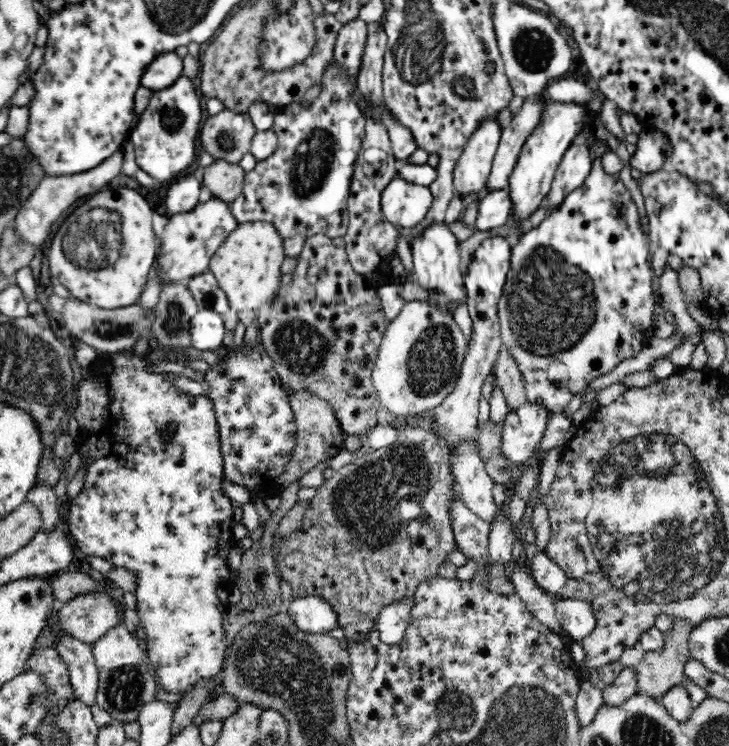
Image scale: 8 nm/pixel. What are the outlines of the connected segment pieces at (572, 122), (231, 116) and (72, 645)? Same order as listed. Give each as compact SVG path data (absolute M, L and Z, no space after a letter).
M553 102L546 106L538 126L526 140L518 160L509 176L508 192L511 200L511 219L514 222L526 220L539 208L548 194L556 170L564 153L572 146L574 138L590 124L592 112L588 105L577 102Z
M228 108L208 117L199 133L198 148L201 155L209 152L214 160L239 163L250 153L257 128L246 112L237 113Z
M55 603L54 612L46 619L46 629L54 635L54 648L69 670L74 698L86 706L94 706L98 692L98 667L95 665L93 644L82 642L58 629L58 606Z

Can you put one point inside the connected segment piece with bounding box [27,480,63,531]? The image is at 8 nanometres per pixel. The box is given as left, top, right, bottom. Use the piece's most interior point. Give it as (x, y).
(42, 496)

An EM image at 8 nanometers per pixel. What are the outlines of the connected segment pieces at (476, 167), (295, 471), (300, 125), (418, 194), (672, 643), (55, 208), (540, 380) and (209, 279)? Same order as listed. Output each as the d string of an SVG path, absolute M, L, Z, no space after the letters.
M501 115L488 117L487 121L482 121L477 126L478 130L472 134L456 162L453 174L455 194L466 202L486 187L492 160L498 151L503 132L499 121Z
M302 389L290 390L289 403L295 416L297 429L293 457L290 457L282 476L278 478L278 482L284 489L288 488L293 482L300 480L306 472L310 472L310 468L318 466L320 462L324 462L324 460L328 460L328 458L332 458L341 450L344 450L346 442L346 434L342 431L340 421L336 418L334 409L328 401Z
M333 58L323 75L321 93L316 100L307 107L288 103L277 109L272 128L277 135L277 150L268 158L259 160L251 171L245 172L243 189L230 204L230 211L239 224L256 221L272 223L282 237L286 257L300 256L310 236L324 234L333 239L346 234L349 225L349 190L362 140L366 135L366 119L353 99L356 82L357 79L348 77Z
M396 174L384 188L380 204L384 217L407 231L424 220L432 200L429 187L406 182L403 176Z
M673 618L673 628L664 632L664 646L658 650L647 651L635 666L636 694L647 694L660 700L672 686L681 684L685 664L691 658L688 641L690 632L694 629L688 621Z
M121 148L116 150L104 162L86 172L68 174L68 176L44 177L26 199L23 207L18 211L16 218L13 220L13 226L16 229L16 233L18 233L18 237L35 247L42 244L48 236L50 226L62 216L62 212L67 208L74 208L82 201L85 195L92 195L109 186L110 181L122 172L122 160L124 160L124 153Z
M594 134L592 135L589 142L590 142L589 146L590 155L592 155L592 168L590 174L586 177L586 180L578 188L576 188L576 190L573 190L567 197L564 197L564 200L562 201L562 204L559 206L559 208L556 208L556 210L552 211L540 224L538 224L538 226L535 229L532 229L529 232L526 232L522 236L520 236L517 245L511 250L511 258L509 260L510 270L508 271L506 284L504 285L503 293L502 296L500 297L497 308L498 309L497 315L499 316L503 348L505 348L512 355L512 358L516 361L520 374L523 376L527 400L533 402L534 404L539 404L540 406L544 406L544 408L547 408L547 411L549 412L550 416L554 414L560 414L560 412L563 412L568 402L570 402L570 400L574 398L574 394L580 394L596 377L602 376L603 374L608 374L608 372L614 370L614 368L616 368L618 364L624 362L624 360L626 360L627 358L636 356L638 352L640 352L644 347L647 346L649 340L655 335L653 327L655 304L660 303L660 299L655 300L653 291L654 270L651 264L652 259L650 259L652 258L652 249L650 249L650 240L648 234L645 234L645 232L643 232L643 230L641 229L641 224L639 221L639 212L636 203L634 202L634 199L632 198L630 192L628 192L628 189L624 186L624 184L622 184L622 181L620 181L620 177L618 177L619 174L614 174L614 176L612 176L611 174L606 174L603 171L601 165L603 154L610 152L610 147L607 145L607 143L600 141L598 138L596 138L596 136L594 136Z
M211 270L188 280L188 289L198 305L198 311L210 310L219 315L229 310L225 292L219 287L216 276Z

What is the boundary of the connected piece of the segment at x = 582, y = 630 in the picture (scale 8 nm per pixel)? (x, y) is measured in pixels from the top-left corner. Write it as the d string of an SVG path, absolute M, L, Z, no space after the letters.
M556 599L555 605L556 618L572 641L580 642L594 630L597 621L588 601Z

